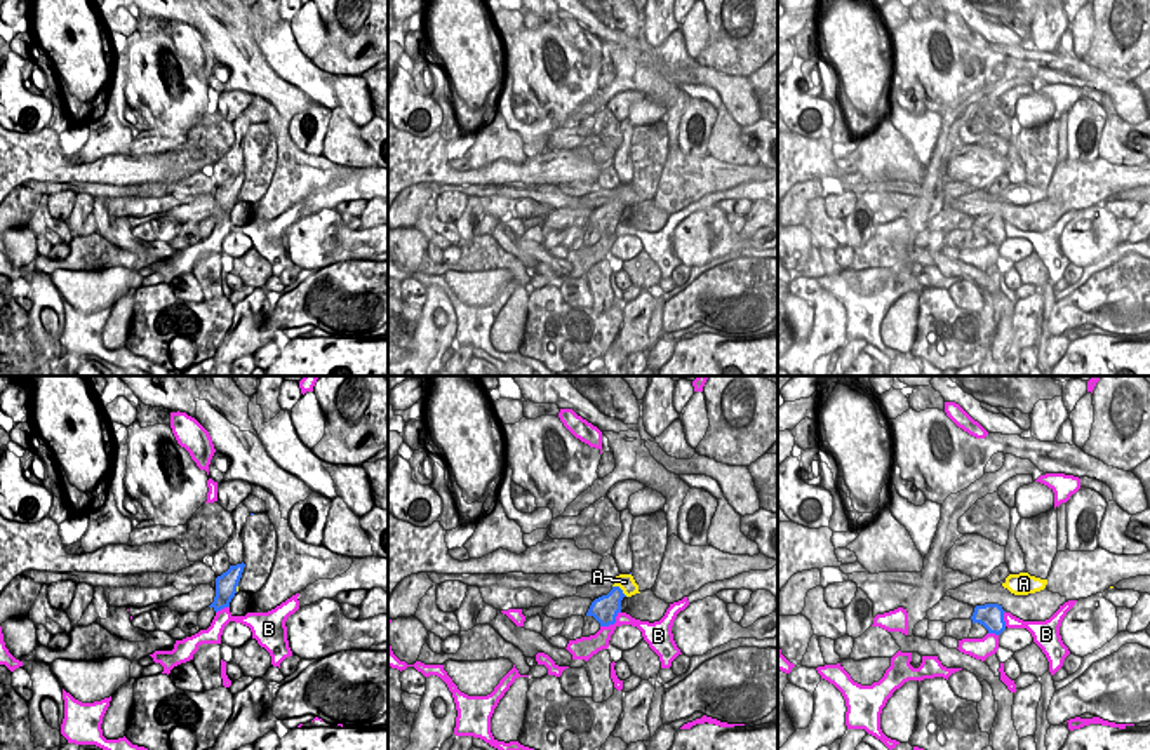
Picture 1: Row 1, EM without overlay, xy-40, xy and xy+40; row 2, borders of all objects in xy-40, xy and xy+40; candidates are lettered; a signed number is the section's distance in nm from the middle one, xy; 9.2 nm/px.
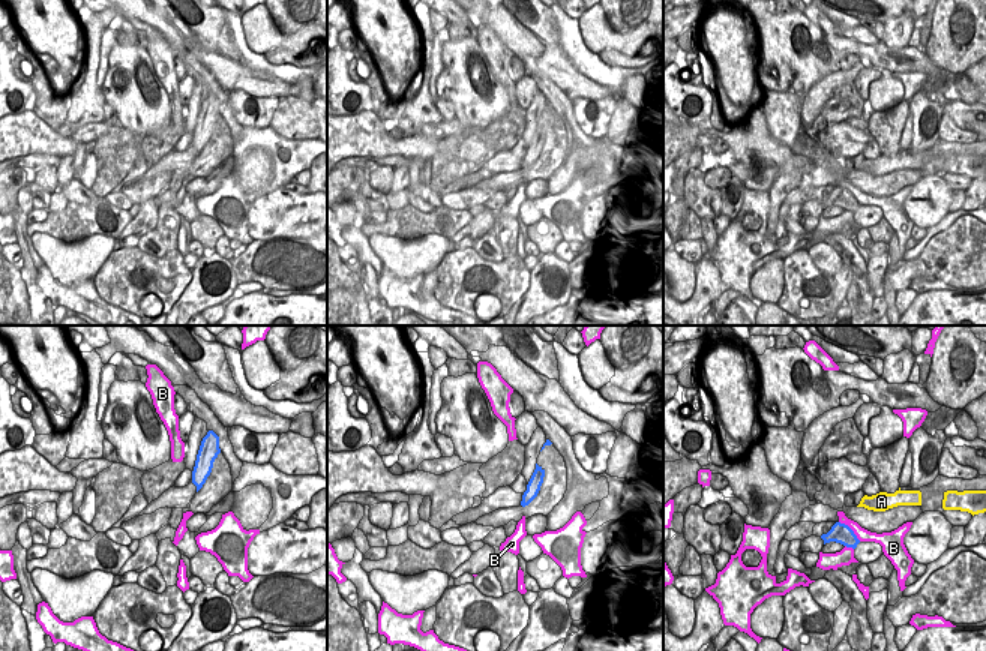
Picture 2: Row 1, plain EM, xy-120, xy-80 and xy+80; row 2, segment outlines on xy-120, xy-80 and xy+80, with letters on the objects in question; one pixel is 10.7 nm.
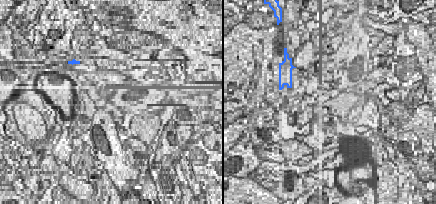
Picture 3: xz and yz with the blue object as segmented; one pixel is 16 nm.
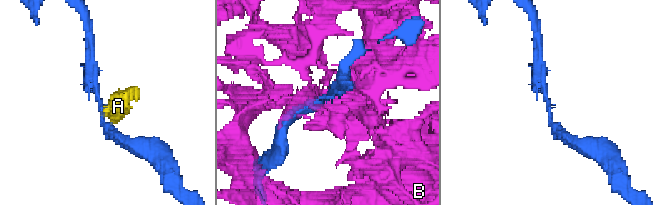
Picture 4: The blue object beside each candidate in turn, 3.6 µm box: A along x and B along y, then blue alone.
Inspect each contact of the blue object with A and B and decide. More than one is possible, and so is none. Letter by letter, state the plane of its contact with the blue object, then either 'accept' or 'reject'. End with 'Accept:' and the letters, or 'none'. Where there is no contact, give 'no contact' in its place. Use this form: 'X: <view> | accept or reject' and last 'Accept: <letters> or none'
A: xy | reject
B: xy | reject
Accept: none

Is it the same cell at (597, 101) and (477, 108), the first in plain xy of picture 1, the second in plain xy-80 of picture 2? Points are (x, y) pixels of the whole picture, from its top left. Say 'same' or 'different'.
different

